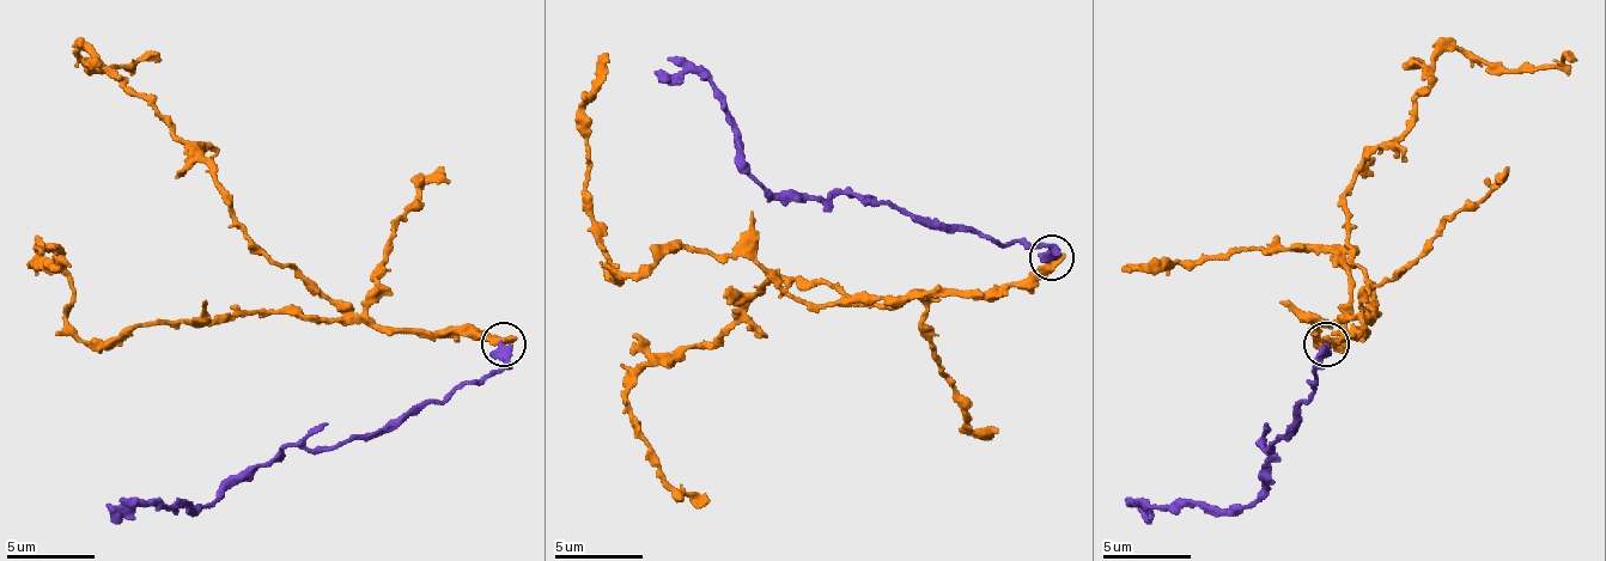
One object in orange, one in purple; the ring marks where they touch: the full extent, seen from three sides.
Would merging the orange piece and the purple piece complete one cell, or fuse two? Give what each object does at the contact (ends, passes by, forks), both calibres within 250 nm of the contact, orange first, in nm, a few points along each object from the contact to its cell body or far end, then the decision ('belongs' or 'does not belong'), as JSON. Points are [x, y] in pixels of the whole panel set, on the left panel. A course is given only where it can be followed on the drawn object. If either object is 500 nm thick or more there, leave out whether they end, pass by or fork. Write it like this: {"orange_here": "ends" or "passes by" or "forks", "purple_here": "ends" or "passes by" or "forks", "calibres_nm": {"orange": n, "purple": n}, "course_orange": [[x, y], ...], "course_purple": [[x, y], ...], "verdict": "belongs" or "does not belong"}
{"calibres_nm": {"orange": 500, "purple": 600}, "course_orange": [[502, 342], [285, 311], [160, 321], [85, 342], [67, 321], [72, 272], [41, 250], [36, 258], [58, 272]], "course_purple": [[502, 342], [502, 365], [439, 401], [338, 445], [285, 445], [205, 507], [129, 502], [111, 520]], "verdict": "does not belong"}

